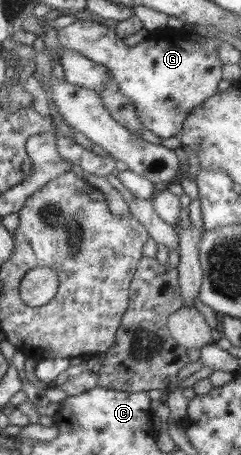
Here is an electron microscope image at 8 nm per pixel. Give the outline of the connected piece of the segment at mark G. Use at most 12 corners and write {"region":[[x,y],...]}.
{"region":[[78,19],[63,50],[104,65],[140,124],[178,135],[223,85],[216,38],[157,30],[126,46]]}

